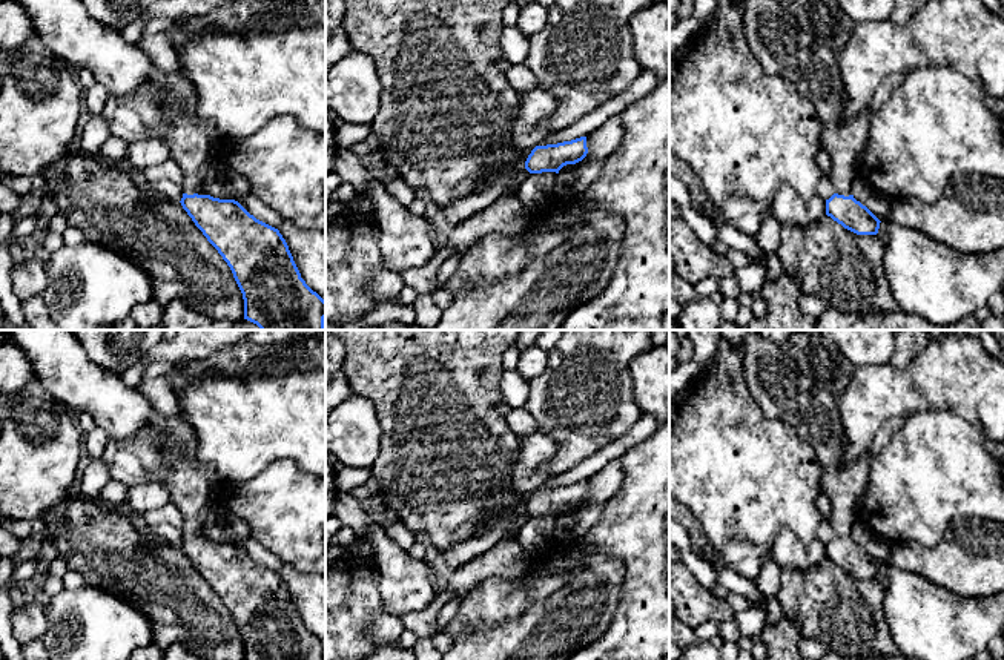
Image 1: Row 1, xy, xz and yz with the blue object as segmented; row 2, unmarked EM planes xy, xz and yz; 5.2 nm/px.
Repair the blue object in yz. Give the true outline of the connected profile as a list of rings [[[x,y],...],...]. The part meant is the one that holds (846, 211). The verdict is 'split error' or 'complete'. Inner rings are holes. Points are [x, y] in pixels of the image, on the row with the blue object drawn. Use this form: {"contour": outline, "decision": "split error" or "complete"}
{"contour": [[[740,2],[745,40],[752,55],[765,71],[791,81],[798,95],[811,101],[817,109],[817,115],[823,124],[821,146],[832,160],[831,181],[835,189],[835,193],[826,200],[826,215],[857,235],[877,235],[881,221],[850,193],[869,137],[869,112],[866,111],[854,117],[844,117],[841,114],[846,94],[837,60],[837,46],[818,43],[781,2]]], "decision": "split error"}

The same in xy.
{"contour": [[[177,68],[172,74],[154,69],[150,80],[135,94],[115,98],[109,97],[101,112],[109,124],[111,137],[126,144],[160,138],[170,149],[170,158],[175,160],[184,173],[181,206],[203,232],[207,241],[218,250],[230,267],[233,278],[243,293],[244,319],[256,324],[261,330],[324,330],[325,301],[313,292],[293,261],[289,246],[278,229],[256,219],[235,200],[213,198],[206,192],[204,178],[218,158],[221,135],[212,121],[203,120],[197,111],[197,92],[186,74]]], "decision": "split error"}

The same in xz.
{"contour": [[[586,137],[557,144],[536,146],[525,161],[530,173],[556,172],[582,161],[588,153]]], "decision": "complete"}

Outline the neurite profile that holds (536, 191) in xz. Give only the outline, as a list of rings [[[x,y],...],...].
[[[556,172],[530,173],[520,184],[517,198],[522,201],[528,216],[534,216],[547,203],[554,200]]]

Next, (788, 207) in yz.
[[[780,186],[774,195],[771,209],[781,226],[804,226],[826,215],[826,200],[817,195],[804,200],[791,186]]]

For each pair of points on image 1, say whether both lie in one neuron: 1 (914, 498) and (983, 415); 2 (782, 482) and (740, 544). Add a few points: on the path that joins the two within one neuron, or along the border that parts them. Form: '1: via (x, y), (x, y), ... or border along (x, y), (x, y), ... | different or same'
1: border along (940, 409), (958, 413), (987, 438) | different
2: via (766, 498), (742, 522), (742, 528) | same

